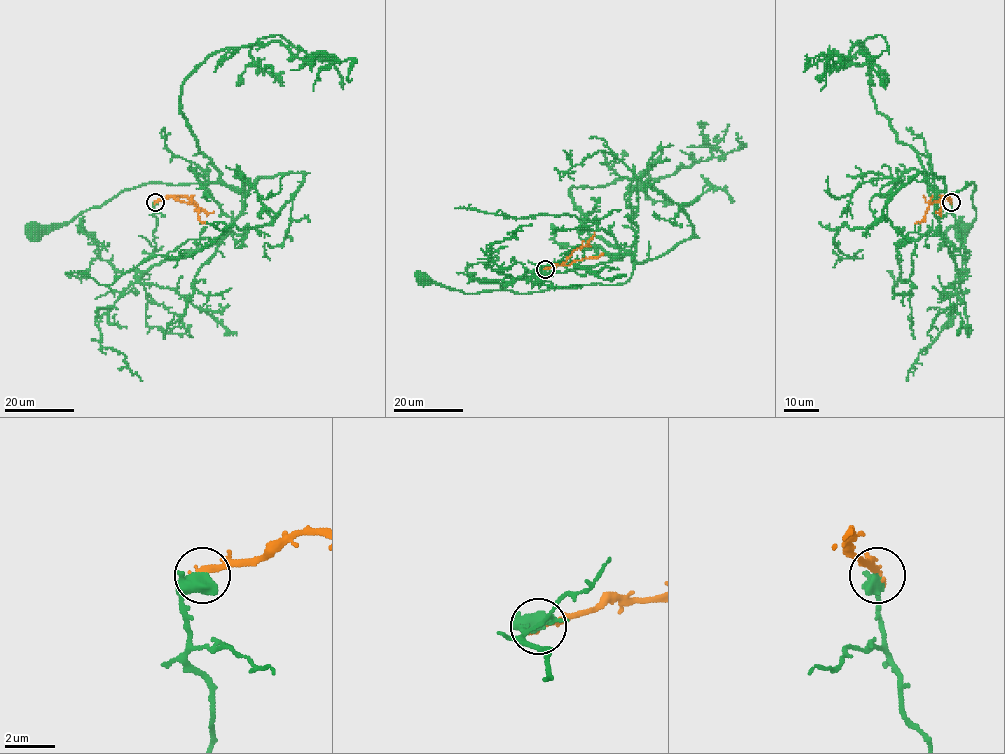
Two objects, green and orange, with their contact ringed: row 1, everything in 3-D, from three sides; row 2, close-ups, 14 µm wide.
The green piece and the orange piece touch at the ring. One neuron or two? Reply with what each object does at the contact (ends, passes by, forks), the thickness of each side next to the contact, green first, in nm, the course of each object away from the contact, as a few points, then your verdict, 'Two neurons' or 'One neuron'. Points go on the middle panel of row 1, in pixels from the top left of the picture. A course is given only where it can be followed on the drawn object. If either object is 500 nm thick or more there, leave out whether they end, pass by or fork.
Thickness 700 nm (green) against 280 nm. Course of green: (545, 268), (543, 279), (629, 253), (633, 258), (631, 276), (622, 283), (529, 293), (463, 293), (422, 278). Course of orange: (545, 268), (562, 265), (575, 250), (586, 245), (595, 233). Two neurons

